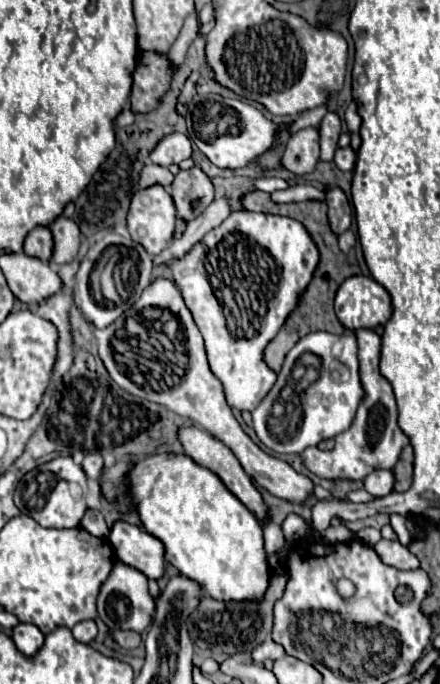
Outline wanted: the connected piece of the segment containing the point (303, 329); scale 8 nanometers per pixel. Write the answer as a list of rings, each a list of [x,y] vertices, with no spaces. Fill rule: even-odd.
[[[249,191],[249,193],[245,193],[239,199],[239,203],[241,203],[241,207],[245,211],[261,211],[261,213],[271,213],[271,215],[285,215],[285,217],[291,217],[295,221],[301,221],[305,225],[305,229],[309,231],[311,239],[315,241],[317,249],[319,249],[319,265],[317,265],[317,269],[313,273],[311,283],[301,293],[297,307],[287,317],[287,323],[279,329],[279,333],[267,343],[267,347],[263,351],[265,363],[269,365],[271,371],[277,373],[281,369],[283,357],[301,339],[301,335],[307,335],[311,331],[339,333],[339,321],[337,321],[337,317],[333,313],[333,299],[335,299],[335,293],[337,293],[341,281],[345,281],[347,277],[357,275],[359,267],[349,265],[347,255],[337,245],[337,237],[331,235],[331,229],[327,227],[327,205],[323,201],[303,201],[303,203],[285,203],[285,205],[279,205],[279,203],[273,203],[269,199],[269,195],[263,193],[263,191]],[[323,207],[325,207],[325,225],[323,225]],[[335,251],[337,251],[337,257],[335,257]],[[335,259],[337,259],[337,265],[335,265]]]

